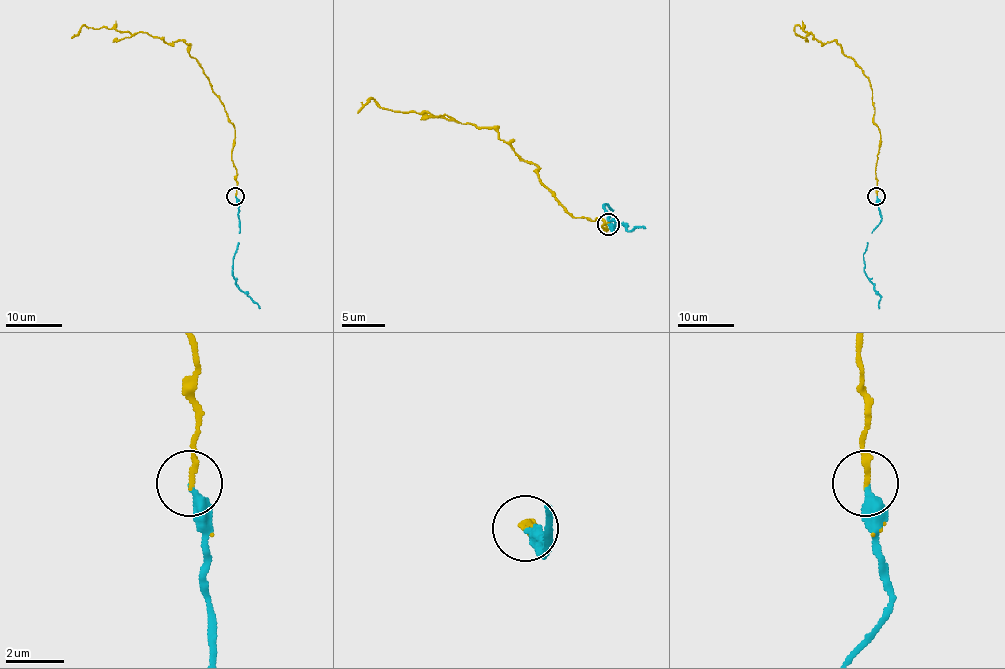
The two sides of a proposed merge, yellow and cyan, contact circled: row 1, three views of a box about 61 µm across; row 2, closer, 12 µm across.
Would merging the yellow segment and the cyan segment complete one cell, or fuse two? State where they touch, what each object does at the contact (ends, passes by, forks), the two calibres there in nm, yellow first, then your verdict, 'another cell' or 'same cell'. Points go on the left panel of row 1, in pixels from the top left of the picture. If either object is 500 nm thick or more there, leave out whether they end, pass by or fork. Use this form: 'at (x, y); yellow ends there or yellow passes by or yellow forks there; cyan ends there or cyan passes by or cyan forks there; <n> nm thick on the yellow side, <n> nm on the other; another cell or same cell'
at (235, 196); yellow ends there; cyan ends there; 180 nm thick on the yellow side, 300 nm on the other; same cell

